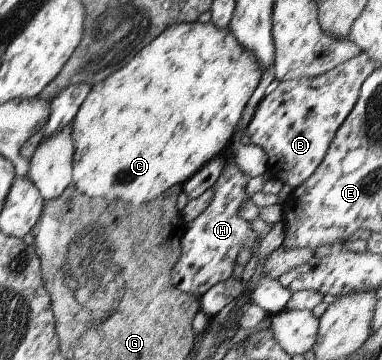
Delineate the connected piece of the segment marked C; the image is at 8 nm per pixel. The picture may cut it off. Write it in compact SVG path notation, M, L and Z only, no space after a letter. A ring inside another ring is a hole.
M196 21L168 26L155 40L146 44L138 53L133 54L128 63L119 66L119 70L92 86L91 92L89 92L73 119L76 147L72 164L71 185L76 186L76 189L79 189L83 194L96 199L107 197L110 201L127 200L127 202L141 205L161 196L169 187L184 184L202 166L205 166L212 158L223 155L229 148L230 142L236 134L237 123L243 116L243 110L245 110L249 98L253 96L255 88L259 86L261 76L262 72L257 57L239 44L230 26L222 29L215 26L211 21L207 23Z

